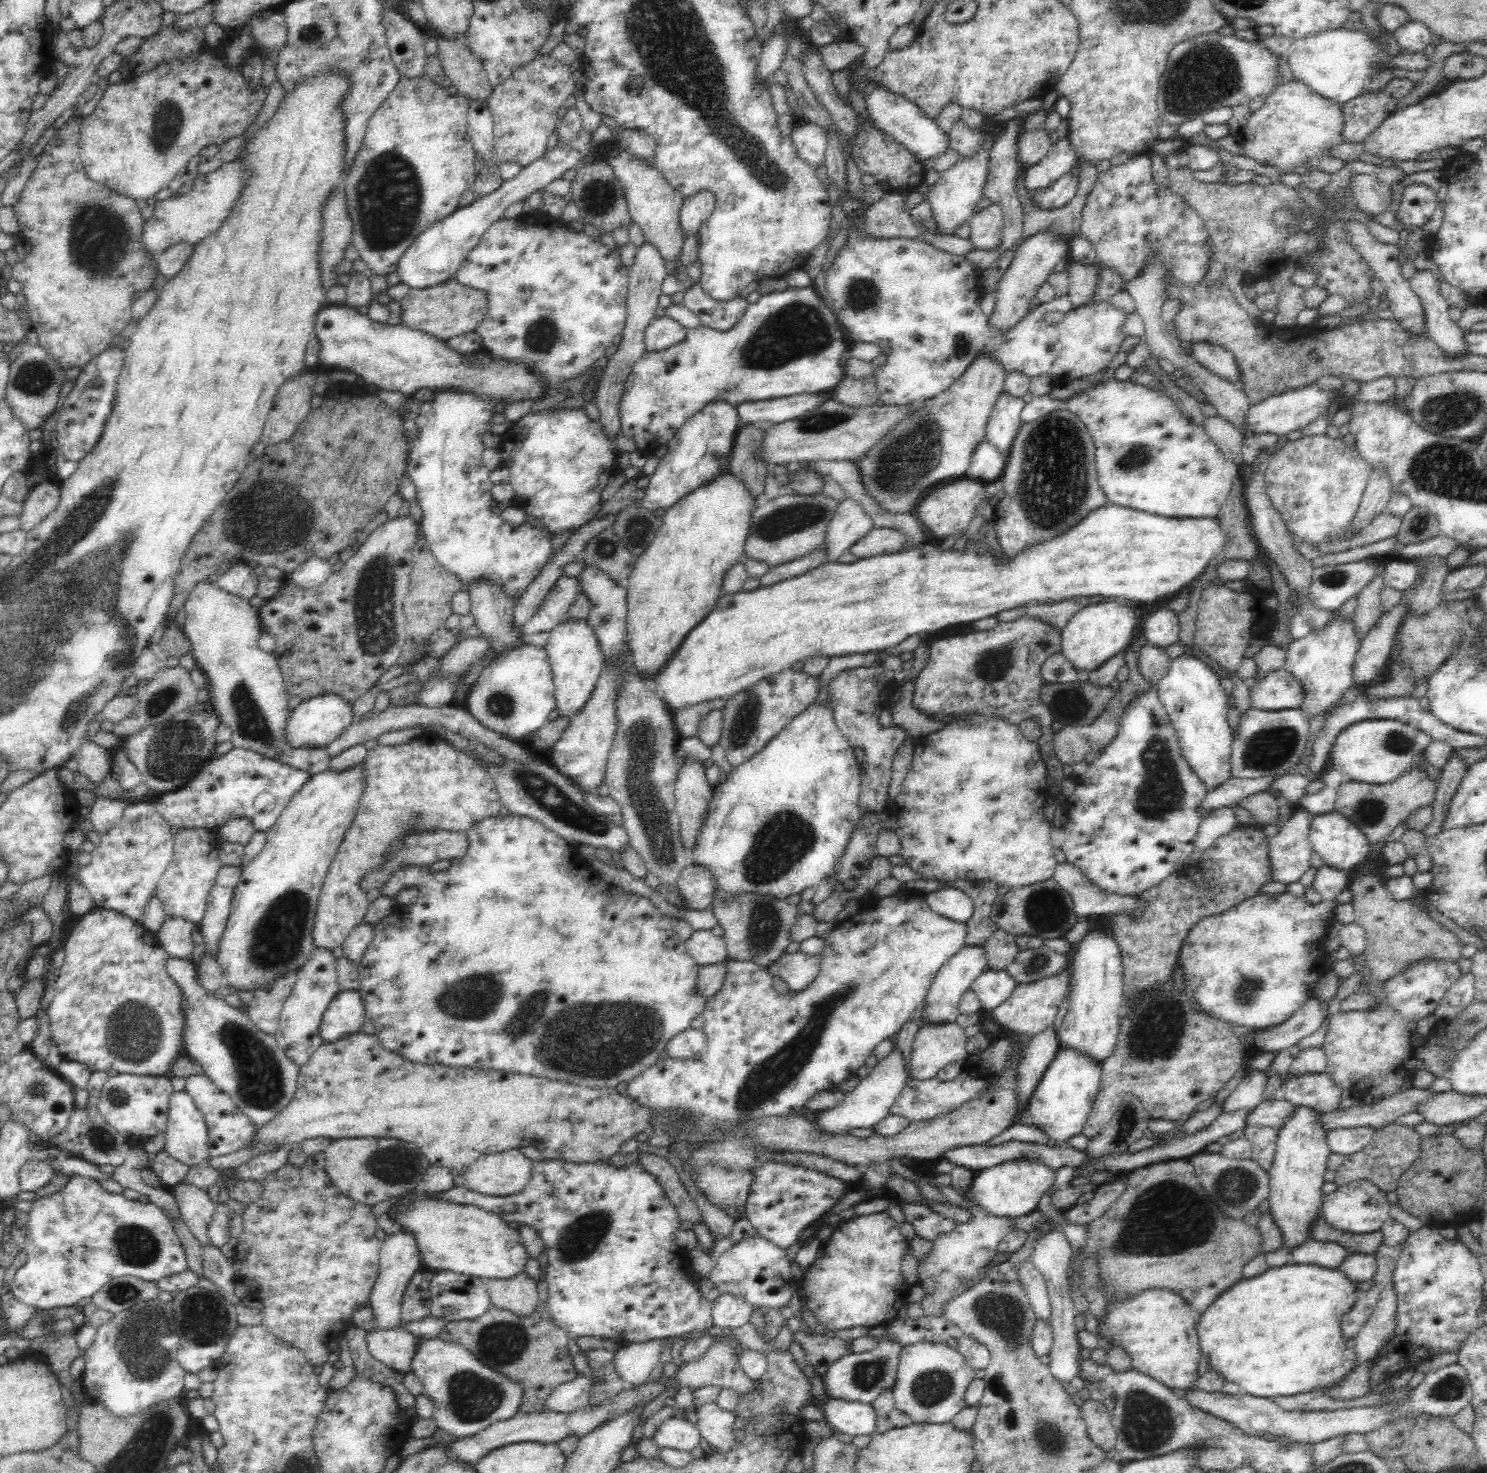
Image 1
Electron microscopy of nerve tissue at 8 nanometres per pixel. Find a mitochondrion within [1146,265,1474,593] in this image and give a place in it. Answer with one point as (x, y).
(1419, 525)

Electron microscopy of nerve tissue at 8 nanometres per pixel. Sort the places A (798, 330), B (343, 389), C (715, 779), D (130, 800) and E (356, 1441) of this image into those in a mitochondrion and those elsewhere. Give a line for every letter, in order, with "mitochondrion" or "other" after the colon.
A: mitochondrion
B: other
C: other
D: other
E: other

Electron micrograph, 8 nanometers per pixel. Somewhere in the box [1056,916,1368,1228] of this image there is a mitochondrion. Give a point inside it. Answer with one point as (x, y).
(1158, 1025)

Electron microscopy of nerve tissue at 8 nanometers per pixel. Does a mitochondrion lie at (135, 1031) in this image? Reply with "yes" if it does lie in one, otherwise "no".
yes

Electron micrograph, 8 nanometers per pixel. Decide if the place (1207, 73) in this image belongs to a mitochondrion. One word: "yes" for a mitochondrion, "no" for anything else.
yes

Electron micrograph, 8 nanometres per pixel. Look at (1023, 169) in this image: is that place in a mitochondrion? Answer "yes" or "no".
no

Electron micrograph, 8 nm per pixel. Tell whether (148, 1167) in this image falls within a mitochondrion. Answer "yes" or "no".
no

